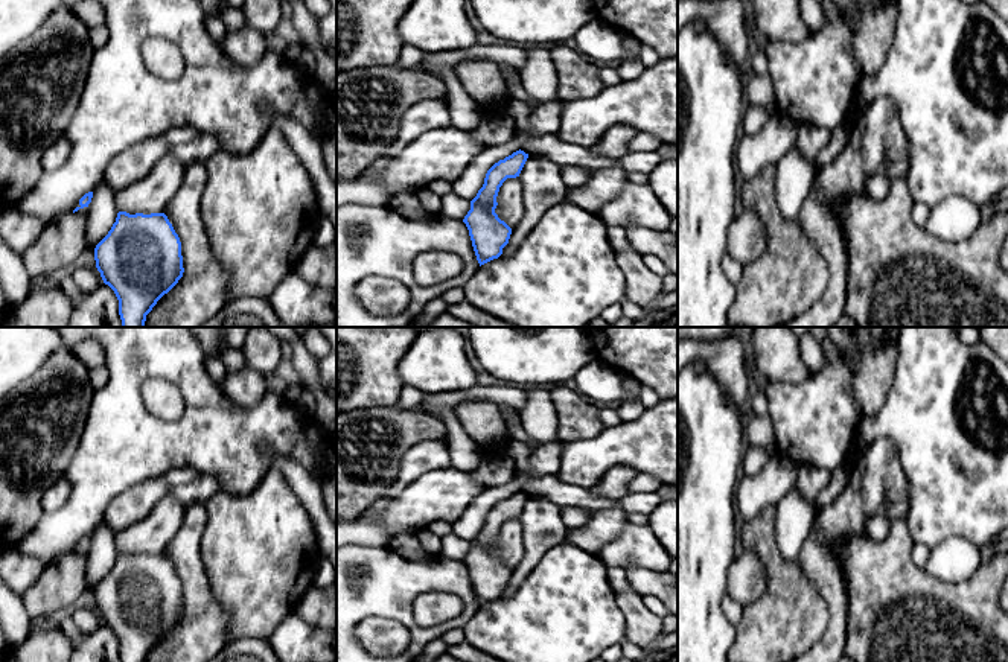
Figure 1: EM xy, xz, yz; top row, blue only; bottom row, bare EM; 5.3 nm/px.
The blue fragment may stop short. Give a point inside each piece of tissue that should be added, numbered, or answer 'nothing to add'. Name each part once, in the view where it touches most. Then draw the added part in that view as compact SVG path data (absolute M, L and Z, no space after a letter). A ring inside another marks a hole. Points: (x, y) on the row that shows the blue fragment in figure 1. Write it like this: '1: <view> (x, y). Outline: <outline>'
nothing to add

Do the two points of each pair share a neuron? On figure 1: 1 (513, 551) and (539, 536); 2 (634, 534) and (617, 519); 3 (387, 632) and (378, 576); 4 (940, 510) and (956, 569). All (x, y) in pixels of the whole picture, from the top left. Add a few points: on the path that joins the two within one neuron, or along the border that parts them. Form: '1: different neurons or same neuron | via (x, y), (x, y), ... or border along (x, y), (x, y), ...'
1: different neurons | border along (518, 518), (523, 527), (523, 556), (512, 569)
2: different neurons | border along (628, 522), (599, 550)
3: different neurons | border along (354, 629), (369, 617), (398, 620), (408, 646)
4: different neurons | border along (931, 547), (949, 537), (964, 537), (982, 548)

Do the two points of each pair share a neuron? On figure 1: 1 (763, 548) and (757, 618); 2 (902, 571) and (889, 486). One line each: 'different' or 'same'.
1: same
2: different

